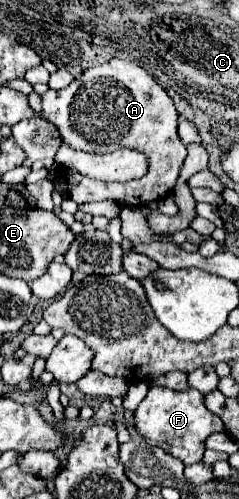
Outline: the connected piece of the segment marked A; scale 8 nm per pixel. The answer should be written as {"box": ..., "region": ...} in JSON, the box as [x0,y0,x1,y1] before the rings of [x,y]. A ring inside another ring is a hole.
{"box":[42,59,186,207],"region":[[[110,59],[100,67],[84,71],[66,89],[50,89],[48,93],[44,93],[42,115],[60,129],[64,141],[68,145],[74,145],[74,149],[110,153],[114,149],[120,149],[122,145],[130,145],[132,149],[142,149],[148,157],[146,177],[126,183],[100,183],[90,181],[88,177],[78,177],[78,173],[62,171],[58,175],[60,183],[56,185],[62,195],[70,195],[76,203],[112,199],[120,205],[144,207],[168,197],[168,193],[172,191],[180,167],[186,159],[186,147],[180,143],[180,137],[176,133],[178,111],[168,93],[140,65],[122,59]]]}

